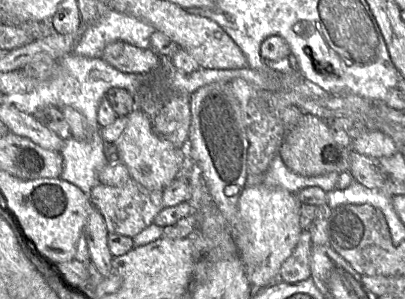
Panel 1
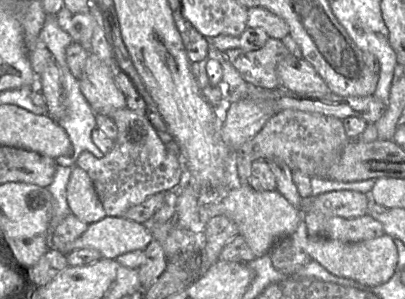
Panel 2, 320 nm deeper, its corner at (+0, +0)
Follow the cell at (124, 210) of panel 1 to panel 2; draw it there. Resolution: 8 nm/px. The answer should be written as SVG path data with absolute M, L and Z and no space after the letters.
M125 107L113 112L111 118L117 127L117 138L111 151L102 158L84 151L76 165L92 180L106 216L123 217L131 206L142 203L149 196L174 189L180 180L181 166L145 114Z

